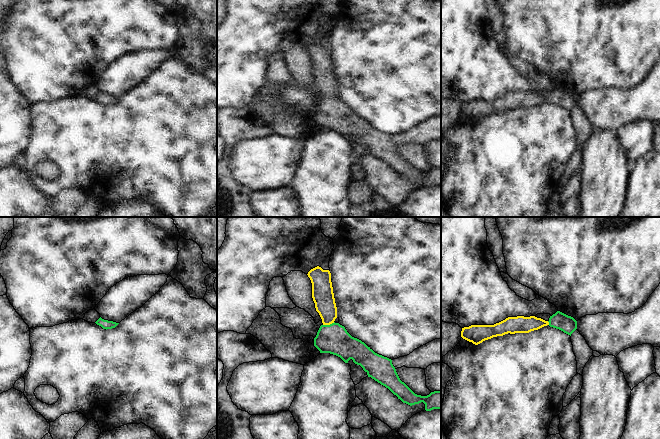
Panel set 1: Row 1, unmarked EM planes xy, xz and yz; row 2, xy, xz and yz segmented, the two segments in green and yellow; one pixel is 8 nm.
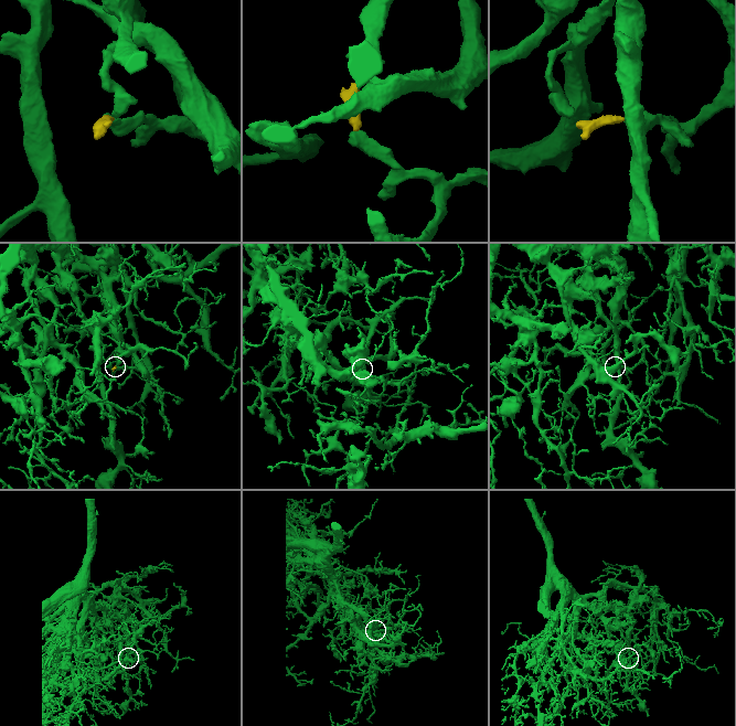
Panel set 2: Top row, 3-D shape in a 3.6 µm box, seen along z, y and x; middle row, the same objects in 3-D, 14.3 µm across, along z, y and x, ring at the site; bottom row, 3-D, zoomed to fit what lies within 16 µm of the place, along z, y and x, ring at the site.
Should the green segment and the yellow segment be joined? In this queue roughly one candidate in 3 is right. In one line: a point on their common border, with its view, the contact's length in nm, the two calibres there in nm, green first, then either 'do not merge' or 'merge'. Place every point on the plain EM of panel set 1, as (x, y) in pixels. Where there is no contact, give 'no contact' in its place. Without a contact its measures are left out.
xz (328, 101) | 100 nm | 240/170 nm | merge

